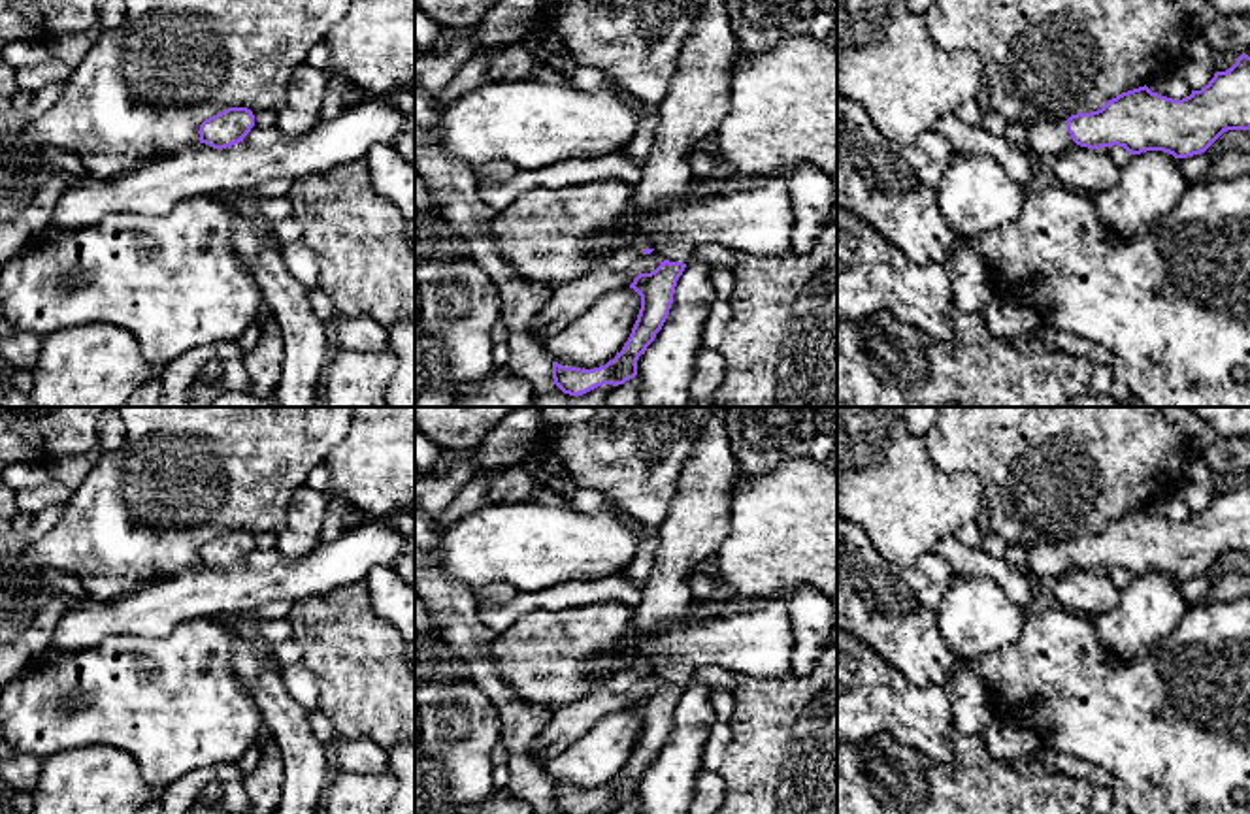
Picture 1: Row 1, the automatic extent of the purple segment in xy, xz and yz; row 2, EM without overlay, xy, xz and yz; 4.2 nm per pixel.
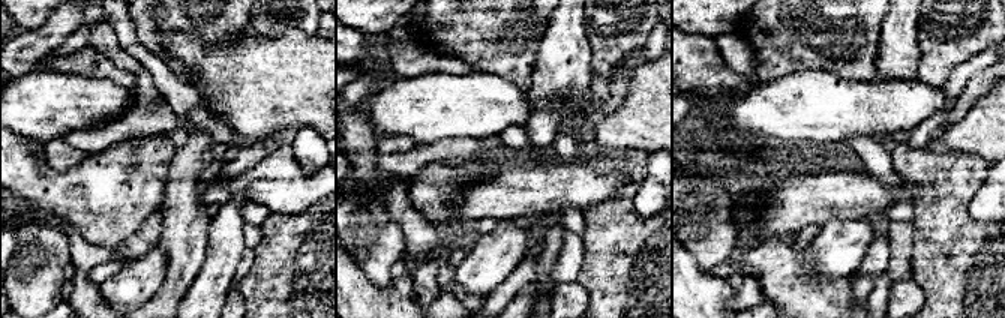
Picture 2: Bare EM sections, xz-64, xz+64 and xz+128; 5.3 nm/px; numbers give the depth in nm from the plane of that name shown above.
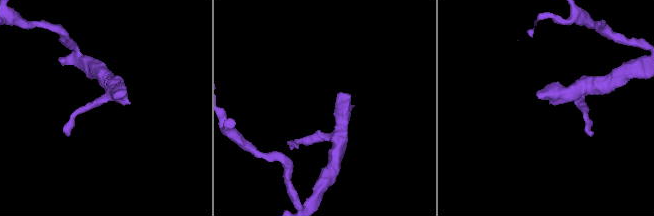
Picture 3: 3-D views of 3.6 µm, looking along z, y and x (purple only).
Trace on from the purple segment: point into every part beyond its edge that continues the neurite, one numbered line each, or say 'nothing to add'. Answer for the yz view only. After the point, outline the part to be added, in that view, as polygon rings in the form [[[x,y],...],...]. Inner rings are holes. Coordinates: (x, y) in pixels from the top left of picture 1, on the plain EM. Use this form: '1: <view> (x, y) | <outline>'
1: yz (1049, 560) | [[[1043,541],[1026,552],[1026,569],[1020,573],[1024,577],[1031,575],[1041,582],[1052,582],[1075,567],[1071,556],[1067,554],[1065,543]]]

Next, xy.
nothing to add

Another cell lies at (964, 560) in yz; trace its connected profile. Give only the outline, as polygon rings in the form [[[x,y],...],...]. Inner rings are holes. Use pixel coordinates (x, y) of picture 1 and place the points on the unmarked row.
[[[954,535],[939,541],[933,554],[941,556],[960,575],[992,577],[1007,595],[1020,607],[1028,609],[1035,597],[1029,580],[1005,560],[986,554],[982,548],[971,548],[960,543]]]

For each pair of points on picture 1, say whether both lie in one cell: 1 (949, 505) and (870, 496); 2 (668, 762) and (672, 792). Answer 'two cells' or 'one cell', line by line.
1: one cell
2: one cell

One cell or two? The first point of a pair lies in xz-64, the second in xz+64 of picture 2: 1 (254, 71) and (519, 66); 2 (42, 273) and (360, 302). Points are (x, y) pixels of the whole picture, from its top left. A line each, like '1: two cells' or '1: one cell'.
1: two cells
2: two cells

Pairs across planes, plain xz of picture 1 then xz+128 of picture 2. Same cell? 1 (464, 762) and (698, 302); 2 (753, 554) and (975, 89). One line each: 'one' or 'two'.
1: two
2: two

